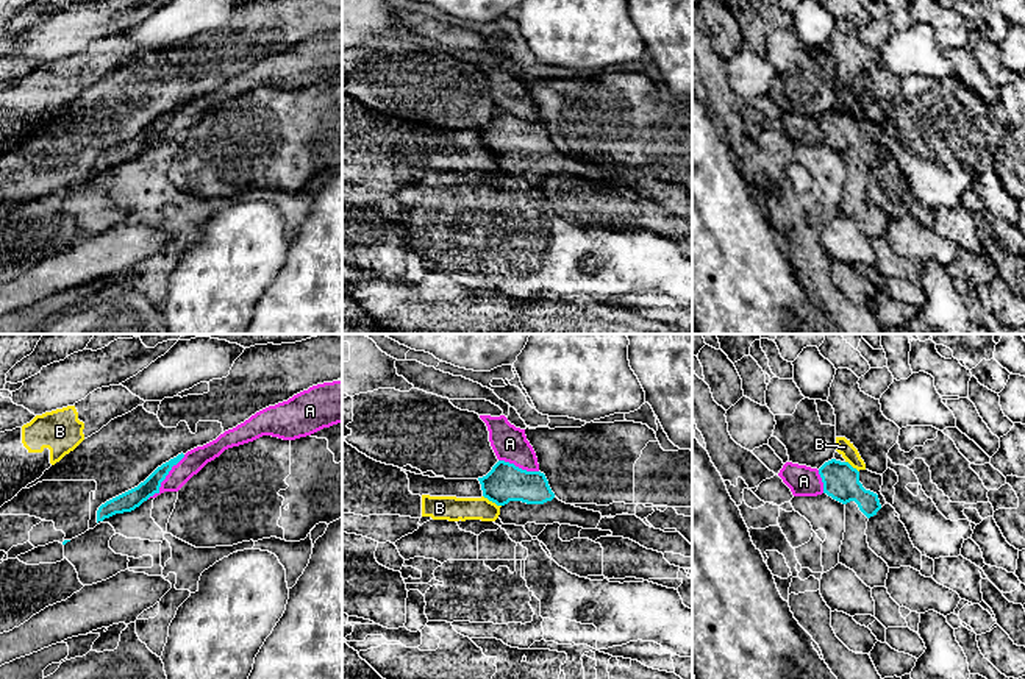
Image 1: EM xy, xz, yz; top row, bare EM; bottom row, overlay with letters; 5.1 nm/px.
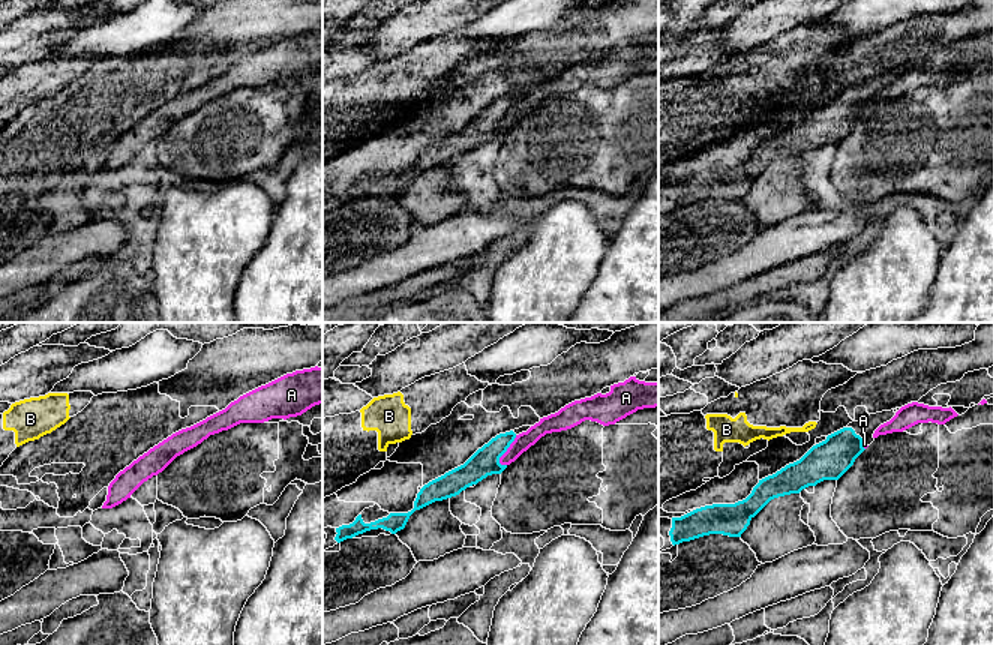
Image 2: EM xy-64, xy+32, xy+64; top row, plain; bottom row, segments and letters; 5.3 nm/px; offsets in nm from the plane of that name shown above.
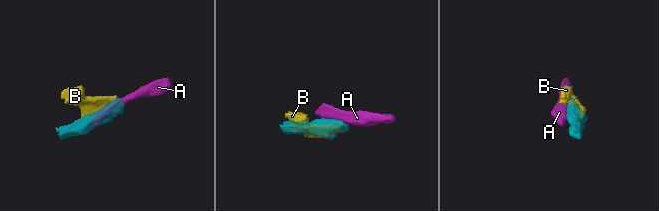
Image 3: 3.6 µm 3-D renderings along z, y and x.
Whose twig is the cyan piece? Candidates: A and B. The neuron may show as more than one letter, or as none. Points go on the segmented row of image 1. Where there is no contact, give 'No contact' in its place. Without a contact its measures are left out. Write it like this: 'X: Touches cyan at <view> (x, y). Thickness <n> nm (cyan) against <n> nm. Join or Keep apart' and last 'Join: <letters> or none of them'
A: Touches cyan at xy (164, 478). Thickness 100 nm (cyan) against 110 nm. Keep apart
B: Touches cyan at xz (492, 501). Thickness 200 nm (cyan) against 130 nm. Keep apart
Join: none of them

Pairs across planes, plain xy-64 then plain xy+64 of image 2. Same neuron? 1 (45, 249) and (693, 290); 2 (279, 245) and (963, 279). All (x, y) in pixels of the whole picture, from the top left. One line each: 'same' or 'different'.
1: same
2: same

